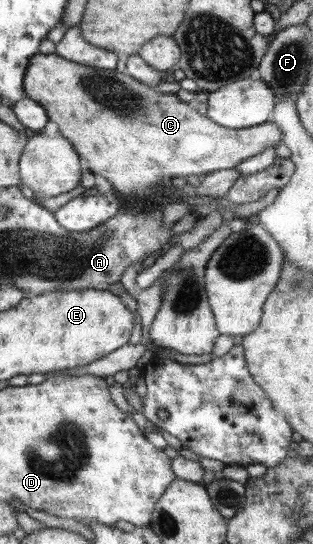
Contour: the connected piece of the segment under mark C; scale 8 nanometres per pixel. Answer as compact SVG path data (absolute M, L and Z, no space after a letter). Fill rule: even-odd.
M56 53L35 54L26 69L24 80L24 96L41 103L49 111L50 118L54 118L60 126L60 135L77 146L78 154L88 160L89 168L95 175L103 176L110 182L123 204L153 206L150 194L154 194L166 178L171 182L172 178L184 178L191 174L201 177L212 171L232 169L240 162L262 154L270 146L276 148L283 140L281 128L272 120L250 128L229 129L202 116L196 109L192 110L190 104L180 102L174 93L160 94L156 88L152 90L126 74L72 62Z

